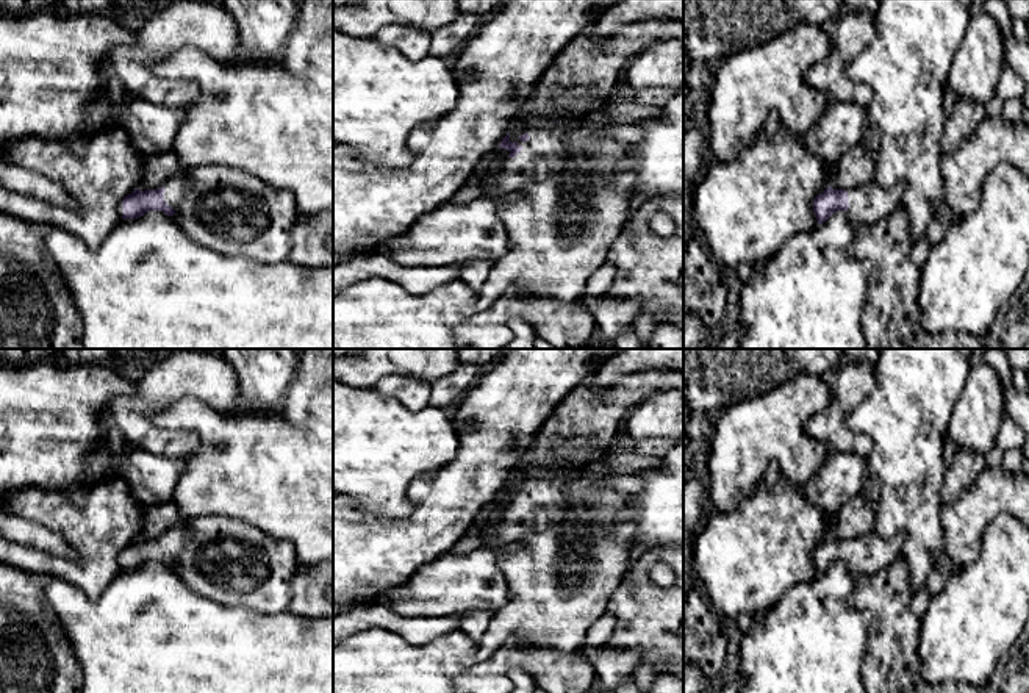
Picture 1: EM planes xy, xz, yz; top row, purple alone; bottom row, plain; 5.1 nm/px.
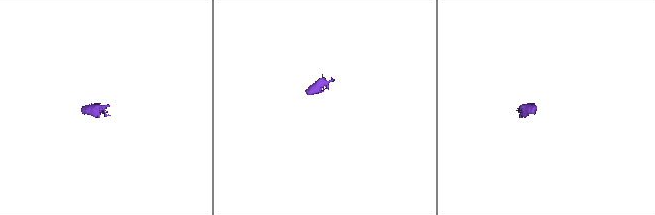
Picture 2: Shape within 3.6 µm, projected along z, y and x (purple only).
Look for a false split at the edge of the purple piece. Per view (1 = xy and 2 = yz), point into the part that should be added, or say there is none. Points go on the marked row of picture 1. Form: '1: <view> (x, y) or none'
1: xy (227, 210)
2: yz (868, 202)

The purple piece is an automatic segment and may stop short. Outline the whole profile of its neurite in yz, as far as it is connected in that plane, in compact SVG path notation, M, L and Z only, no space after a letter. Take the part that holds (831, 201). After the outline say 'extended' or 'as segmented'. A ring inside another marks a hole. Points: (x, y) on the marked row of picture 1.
M874 181L848 189L826 188L813 200L818 224L826 222L834 213L843 211L851 224L873 224L902 205L904 185L884 189Z | extended

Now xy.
M222 164L177 172L155 189L139 186L119 206L122 219L138 219L149 211L167 214L192 241L217 253L271 264L288 260L300 216L289 191L271 188L242 169Z | extended

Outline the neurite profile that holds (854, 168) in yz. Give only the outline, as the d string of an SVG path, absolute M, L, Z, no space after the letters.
M862 144L851 147L841 158L830 164L829 185L848 189L873 181L873 158Z

